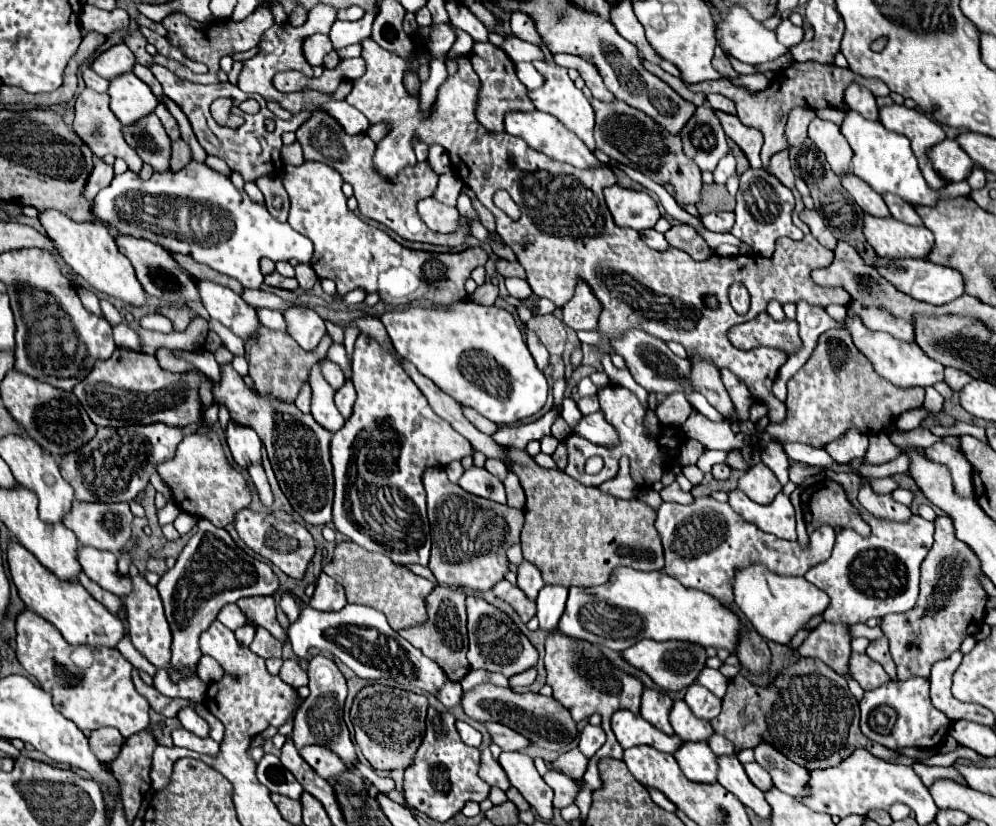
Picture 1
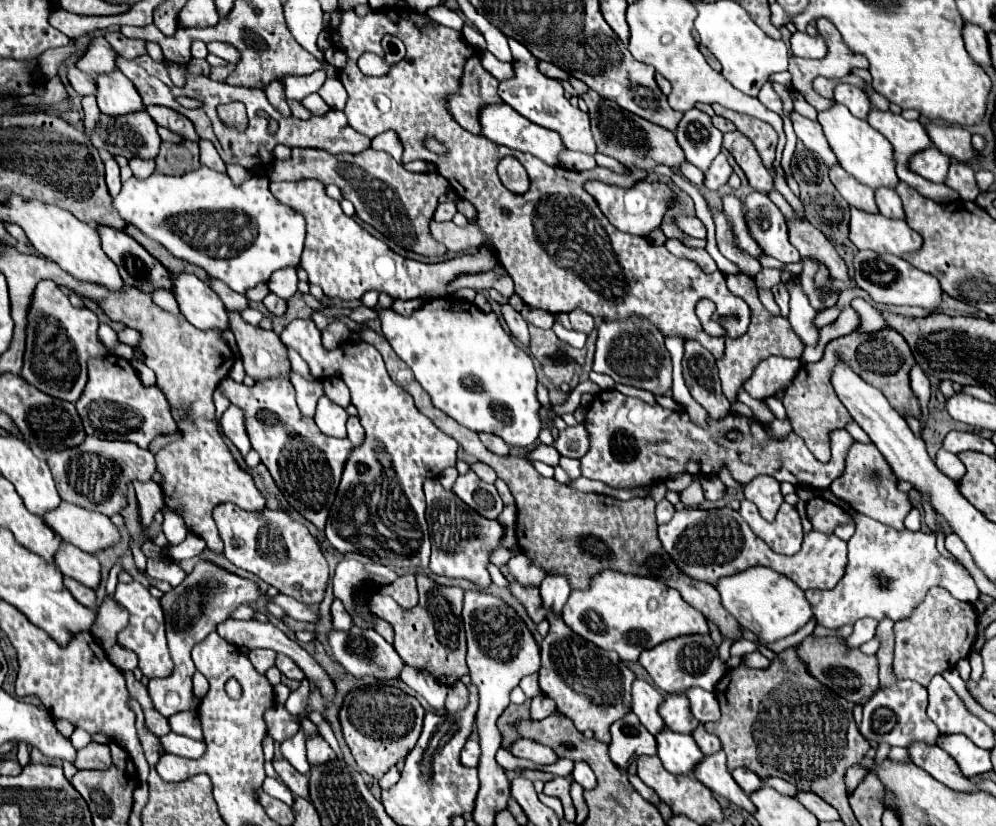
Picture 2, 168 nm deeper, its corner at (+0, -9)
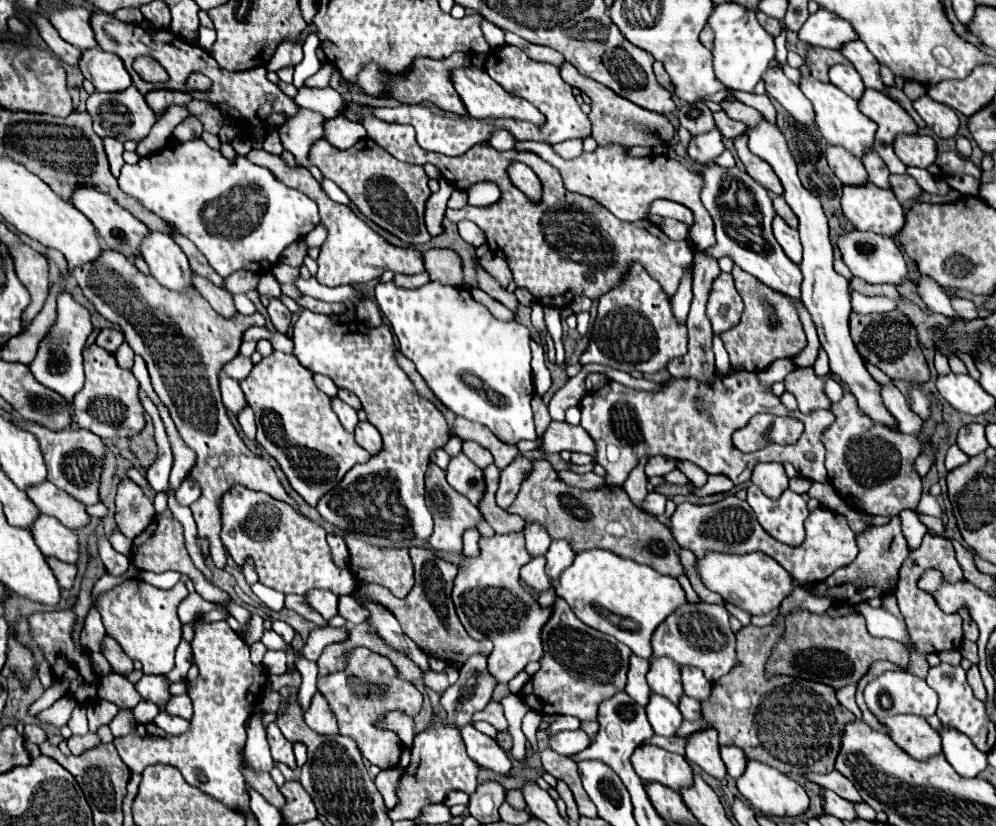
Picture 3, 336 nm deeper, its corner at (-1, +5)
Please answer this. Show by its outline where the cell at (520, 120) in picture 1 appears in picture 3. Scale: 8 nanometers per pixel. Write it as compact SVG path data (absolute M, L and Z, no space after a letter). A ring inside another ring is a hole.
M472 64L470 68L468 66L454 68L454 70L450 70L450 80L452 80L468 116L472 116L472 118L514 118L514 120L526 120L532 124L542 124L542 114L538 112L538 108L534 108L534 104L502 90L502 86L496 84L486 74L486 70L480 66Z

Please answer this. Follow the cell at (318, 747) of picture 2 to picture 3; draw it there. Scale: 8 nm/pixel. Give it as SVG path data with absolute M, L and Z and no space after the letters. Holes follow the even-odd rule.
M316 692L312 696L310 708L304 712L304 720L318 734L336 734L338 732L336 716L320 692Z

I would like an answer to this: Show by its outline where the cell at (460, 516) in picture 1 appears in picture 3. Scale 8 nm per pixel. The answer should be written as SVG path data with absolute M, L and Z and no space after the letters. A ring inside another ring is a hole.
M428 464L428 470L426 470L426 504L428 504L428 510L432 512L432 518L434 518L434 532L428 540L430 546L434 550L462 554L462 532L466 528L476 526L476 522L480 522L482 516L470 500L466 500L462 494L458 494L456 490L452 490L448 486L444 470L440 470L436 464Z

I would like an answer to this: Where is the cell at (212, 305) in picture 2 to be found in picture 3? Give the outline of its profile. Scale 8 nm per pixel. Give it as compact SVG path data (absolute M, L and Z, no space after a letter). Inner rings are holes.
M150 230L140 244L140 254L146 260L150 274L168 290L186 292L192 288L192 268L178 244L166 232Z

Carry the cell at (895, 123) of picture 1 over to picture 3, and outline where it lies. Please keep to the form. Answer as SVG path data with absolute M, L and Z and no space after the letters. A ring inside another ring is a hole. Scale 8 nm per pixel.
M866 90L858 100L858 108L864 116L868 116L872 122L878 124L874 136L874 150L886 162L890 174L904 174L906 166L894 154L892 142L896 134L918 132L916 122L904 112L900 104L896 104L894 100L890 100L886 94L878 90Z

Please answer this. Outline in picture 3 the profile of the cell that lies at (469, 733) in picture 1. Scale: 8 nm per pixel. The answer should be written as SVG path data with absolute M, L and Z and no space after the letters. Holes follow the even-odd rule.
M466 724L466 728L462 726L460 728L460 736L468 748L468 756L484 766L484 768L490 768L498 774L508 774L510 768L512 768L512 762L510 758L506 756L506 752L496 744L494 738L488 738L484 736L482 732L478 732L476 728L472 728L470 724Z

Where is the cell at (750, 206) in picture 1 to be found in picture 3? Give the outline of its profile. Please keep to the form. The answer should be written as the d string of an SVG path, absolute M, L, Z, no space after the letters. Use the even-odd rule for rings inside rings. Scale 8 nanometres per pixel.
M778 216L774 218L774 236L778 240L778 244L782 246L782 250L786 252L786 256L794 262L800 264L802 262L802 244L798 240L798 230L790 228L786 222L782 222Z

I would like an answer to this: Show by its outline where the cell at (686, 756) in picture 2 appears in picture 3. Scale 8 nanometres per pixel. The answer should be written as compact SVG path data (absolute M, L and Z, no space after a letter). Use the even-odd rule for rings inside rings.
M650 692L650 700L646 704L646 714L648 714L648 720L654 728L654 732L660 736L668 736L668 738L674 736L674 732L682 724L682 714L678 712L678 706L656 692Z

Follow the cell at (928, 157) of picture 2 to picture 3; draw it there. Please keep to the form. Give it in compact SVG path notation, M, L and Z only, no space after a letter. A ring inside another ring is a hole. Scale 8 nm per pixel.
M898 134L894 138L894 152L906 166L928 168L936 158L936 144L924 134Z

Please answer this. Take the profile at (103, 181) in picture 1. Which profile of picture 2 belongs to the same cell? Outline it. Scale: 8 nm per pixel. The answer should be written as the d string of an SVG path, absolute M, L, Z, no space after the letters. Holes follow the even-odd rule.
M105 158L105 182L111 198L115 198L121 190L121 180L119 180L119 166L113 158Z

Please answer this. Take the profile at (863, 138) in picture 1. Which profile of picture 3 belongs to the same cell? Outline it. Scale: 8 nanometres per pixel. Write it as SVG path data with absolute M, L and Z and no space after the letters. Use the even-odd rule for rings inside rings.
M800 76L800 90L804 92L804 96L812 102L814 108L814 122L820 130L820 134L828 140L828 144L838 144L844 146L850 152L856 152L856 156L860 158L862 152L866 148L872 146L874 142L874 132L876 132L876 124L862 116L862 112L858 112L858 102L854 98L850 98L848 94L844 94L840 88L836 88L830 82L820 82L812 76Z

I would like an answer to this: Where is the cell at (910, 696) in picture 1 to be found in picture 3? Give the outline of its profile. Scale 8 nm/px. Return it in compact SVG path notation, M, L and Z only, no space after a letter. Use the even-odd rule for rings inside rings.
M892 670L892 672L882 672L878 678L870 680L864 688L864 700L870 708L870 712L878 718L888 718L888 716L896 716L896 714L916 714L916 716L932 716L936 712L938 706L938 694L934 690L930 690L930 686L910 674L910 672L902 672L902 670Z

